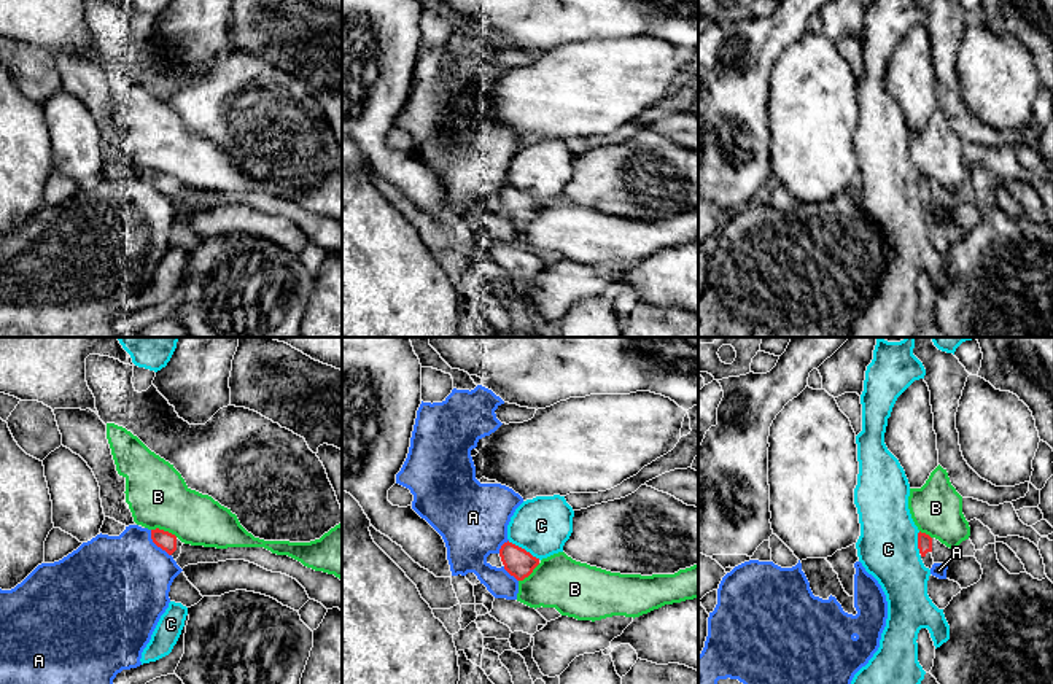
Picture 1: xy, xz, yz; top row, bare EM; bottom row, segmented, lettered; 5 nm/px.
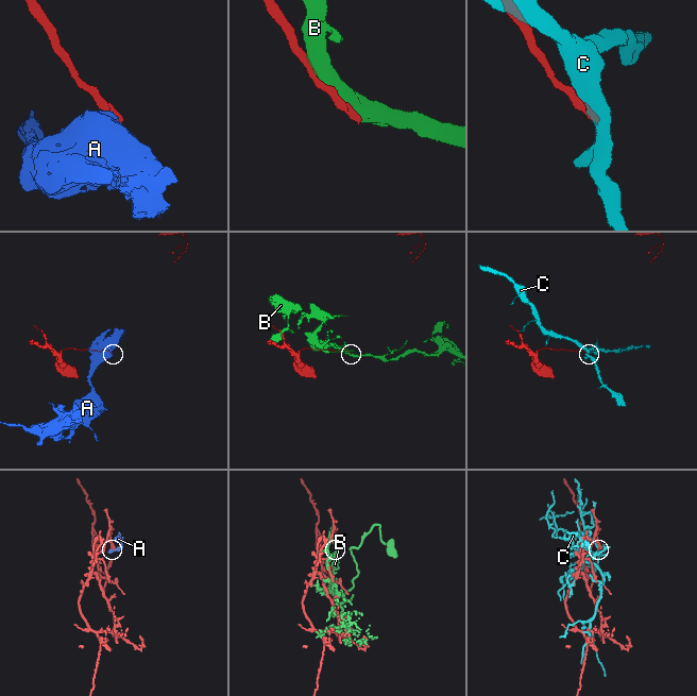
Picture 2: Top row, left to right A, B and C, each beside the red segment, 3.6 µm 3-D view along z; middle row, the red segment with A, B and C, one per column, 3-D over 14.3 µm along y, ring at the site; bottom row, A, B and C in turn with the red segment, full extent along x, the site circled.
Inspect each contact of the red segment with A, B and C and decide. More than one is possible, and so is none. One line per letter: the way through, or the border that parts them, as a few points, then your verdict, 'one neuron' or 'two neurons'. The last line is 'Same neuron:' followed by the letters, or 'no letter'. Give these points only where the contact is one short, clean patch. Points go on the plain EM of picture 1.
A: border xy (150, 174), (150, 182), (170, 199); two neurons
B: two neurons
C: two neurons
Same neuron: no letter

